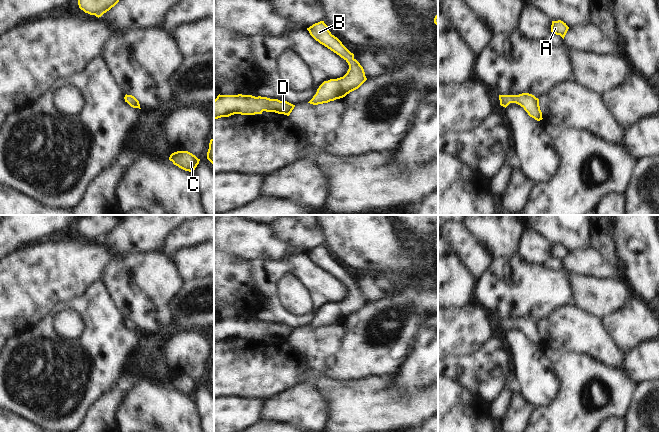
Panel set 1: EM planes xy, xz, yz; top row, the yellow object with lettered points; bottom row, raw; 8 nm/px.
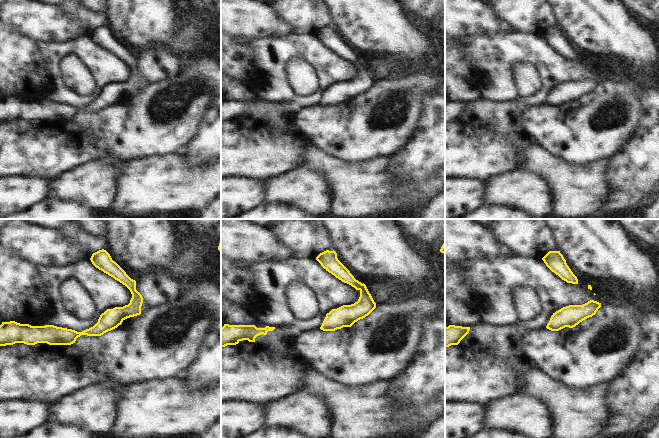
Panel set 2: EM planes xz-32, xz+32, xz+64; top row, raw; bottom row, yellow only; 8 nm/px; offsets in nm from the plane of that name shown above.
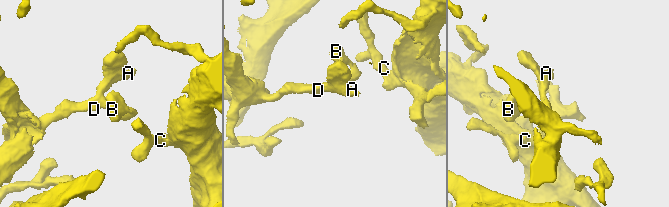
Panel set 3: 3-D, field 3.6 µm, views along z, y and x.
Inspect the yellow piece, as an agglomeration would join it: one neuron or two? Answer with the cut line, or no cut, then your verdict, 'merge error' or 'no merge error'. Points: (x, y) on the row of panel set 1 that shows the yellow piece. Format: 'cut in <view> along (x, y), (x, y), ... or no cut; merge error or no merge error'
no cut; no merge error

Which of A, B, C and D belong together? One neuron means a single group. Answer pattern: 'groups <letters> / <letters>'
groups A B C D

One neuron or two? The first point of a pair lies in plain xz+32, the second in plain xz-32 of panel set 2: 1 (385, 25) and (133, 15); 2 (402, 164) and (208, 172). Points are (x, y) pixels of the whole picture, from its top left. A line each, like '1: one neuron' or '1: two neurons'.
1: one neuron
2: two neurons

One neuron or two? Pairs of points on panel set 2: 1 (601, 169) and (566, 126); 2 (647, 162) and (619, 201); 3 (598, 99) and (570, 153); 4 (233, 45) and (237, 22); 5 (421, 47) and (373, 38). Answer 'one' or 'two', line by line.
1: two
2: one
3: one
4: two
5: one

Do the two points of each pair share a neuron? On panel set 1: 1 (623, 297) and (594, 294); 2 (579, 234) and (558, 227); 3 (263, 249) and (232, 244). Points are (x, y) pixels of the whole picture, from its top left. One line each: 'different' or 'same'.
1: same
2: same
3: same

